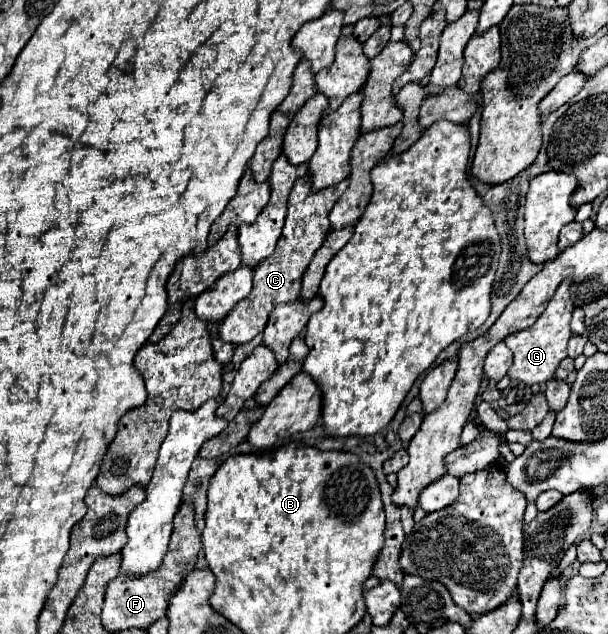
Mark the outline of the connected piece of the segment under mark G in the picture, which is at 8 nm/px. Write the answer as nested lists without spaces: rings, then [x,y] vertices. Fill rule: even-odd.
[[[563,280],[555,292],[555,296],[551,298],[551,302],[547,304],[545,312],[537,318],[537,322],[521,332],[509,334],[505,338],[505,344],[511,348],[513,352],[513,366],[509,370],[511,380],[519,380],[527,386],[533,384],[545,384],[549,380],[553,380],[553,374],[559,366],[559,362],[563,358],[567,358],[567,340],[571,338],[571,328],[569,328],[569,320],[571,314],[575,310],[575,304],[571,300],[569,288],[571,288],[573,280]]]

